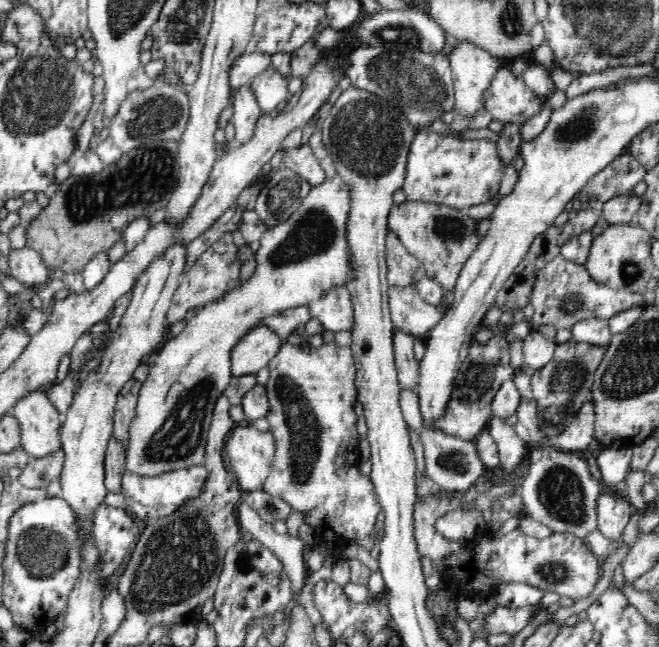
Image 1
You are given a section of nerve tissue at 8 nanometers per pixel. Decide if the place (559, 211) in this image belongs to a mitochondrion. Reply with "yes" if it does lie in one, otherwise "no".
no

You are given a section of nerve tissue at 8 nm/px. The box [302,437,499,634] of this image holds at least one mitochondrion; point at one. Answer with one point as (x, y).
(452, 462)

